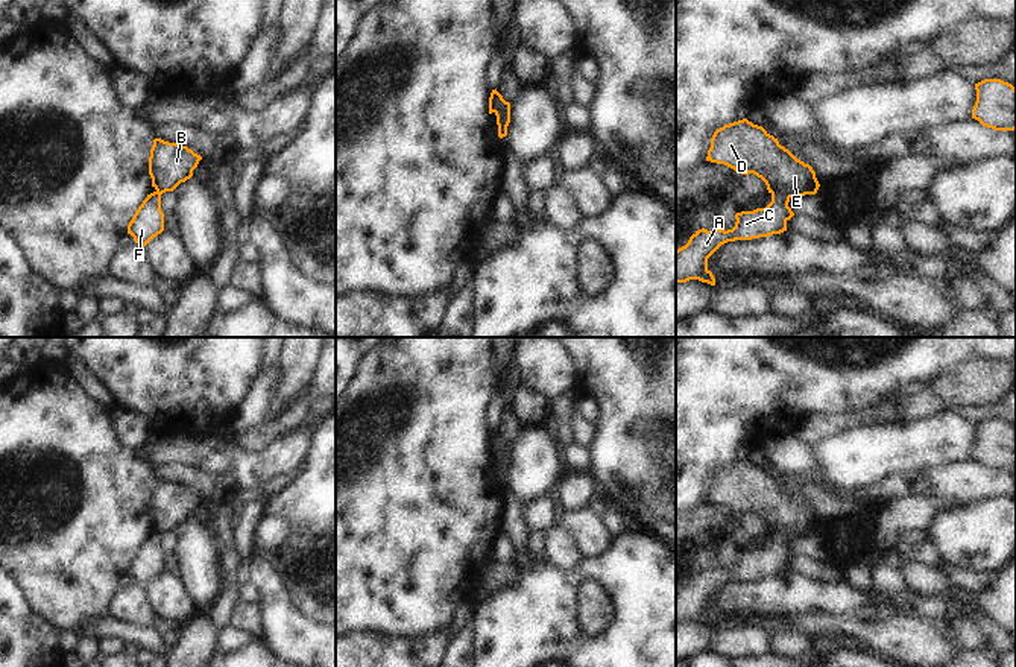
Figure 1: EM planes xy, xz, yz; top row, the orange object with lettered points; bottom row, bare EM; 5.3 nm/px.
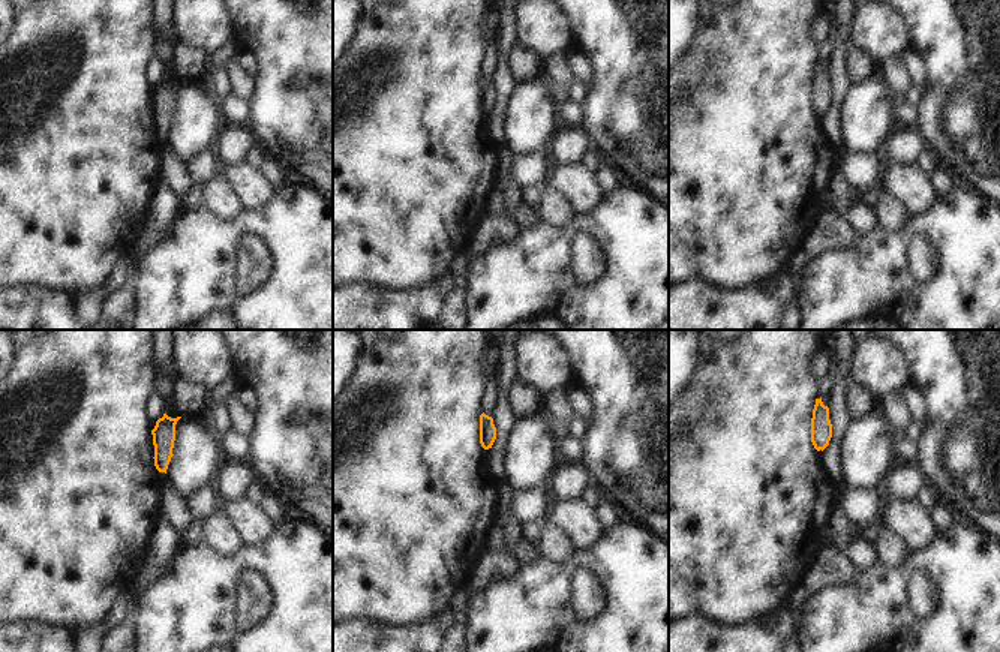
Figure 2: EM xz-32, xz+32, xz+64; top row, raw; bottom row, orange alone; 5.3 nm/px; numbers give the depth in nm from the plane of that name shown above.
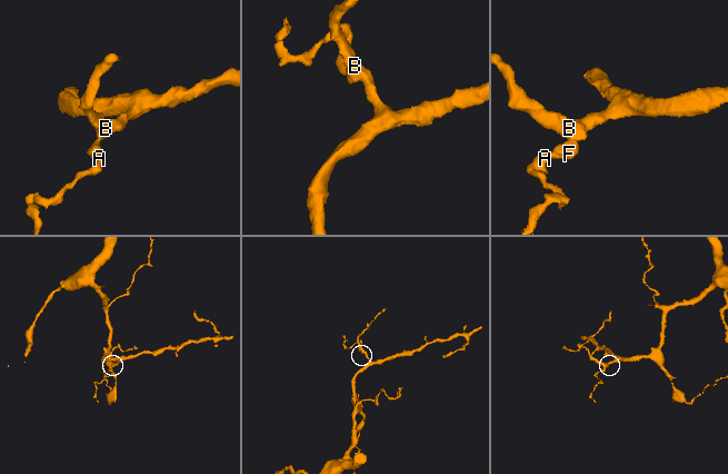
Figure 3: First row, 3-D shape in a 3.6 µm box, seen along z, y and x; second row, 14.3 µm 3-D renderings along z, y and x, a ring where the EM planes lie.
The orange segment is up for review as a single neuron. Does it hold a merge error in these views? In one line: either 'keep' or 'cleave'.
cleave

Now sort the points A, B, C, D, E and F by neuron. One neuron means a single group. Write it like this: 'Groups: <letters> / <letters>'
Groups: A C F / B D E.

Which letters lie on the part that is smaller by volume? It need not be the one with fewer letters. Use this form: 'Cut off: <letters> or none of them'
Cut off: A, C, F

